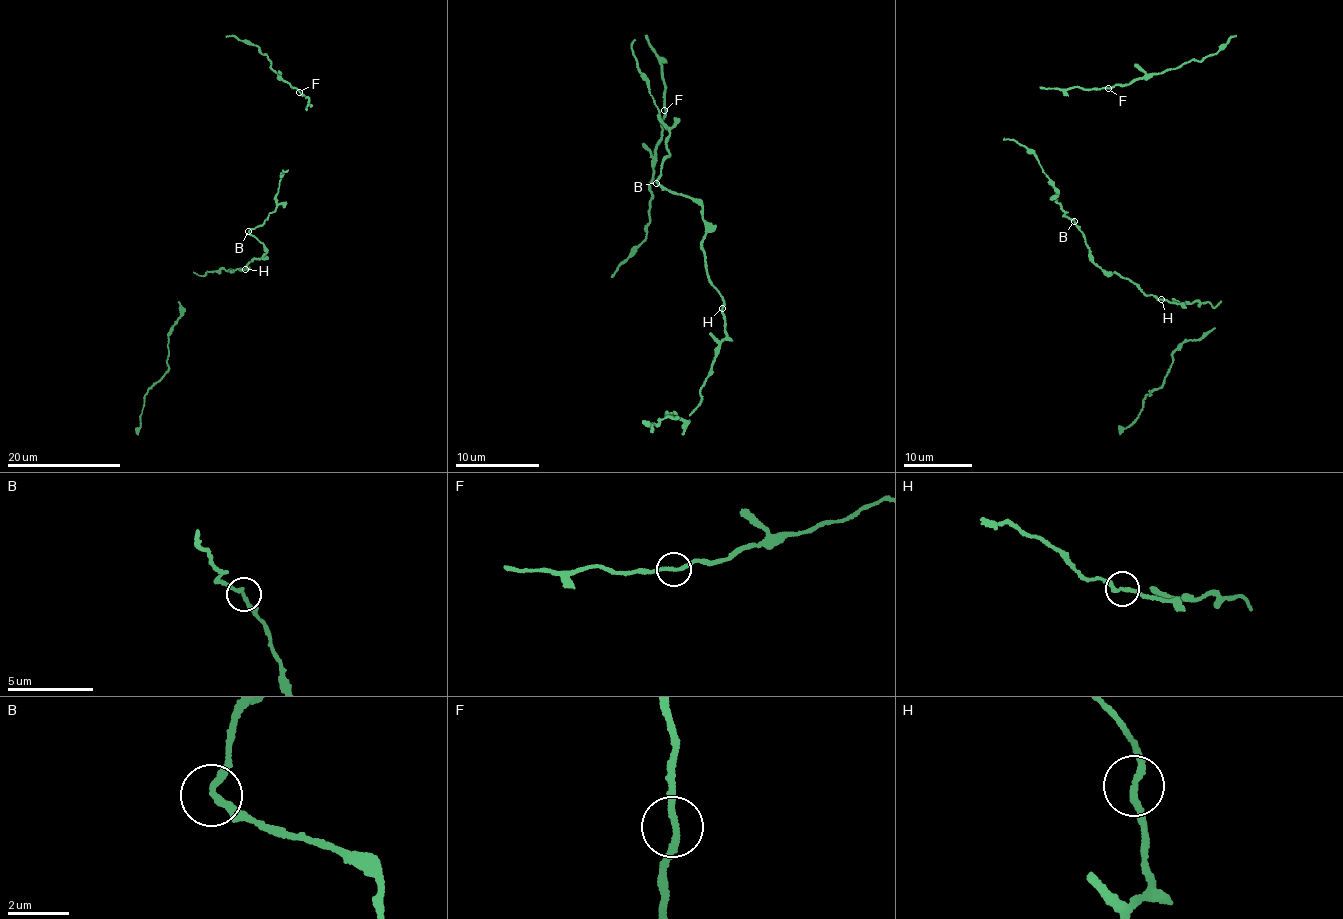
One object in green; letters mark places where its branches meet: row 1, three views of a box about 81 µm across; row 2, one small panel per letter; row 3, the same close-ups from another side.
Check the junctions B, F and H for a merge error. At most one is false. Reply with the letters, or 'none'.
none

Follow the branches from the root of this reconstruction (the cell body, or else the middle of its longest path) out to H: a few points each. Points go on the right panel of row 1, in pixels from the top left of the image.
H: (1074, 221), (1093, 262), (1104, 270), (1127, 278), (1146, 294), (1161, 299)

